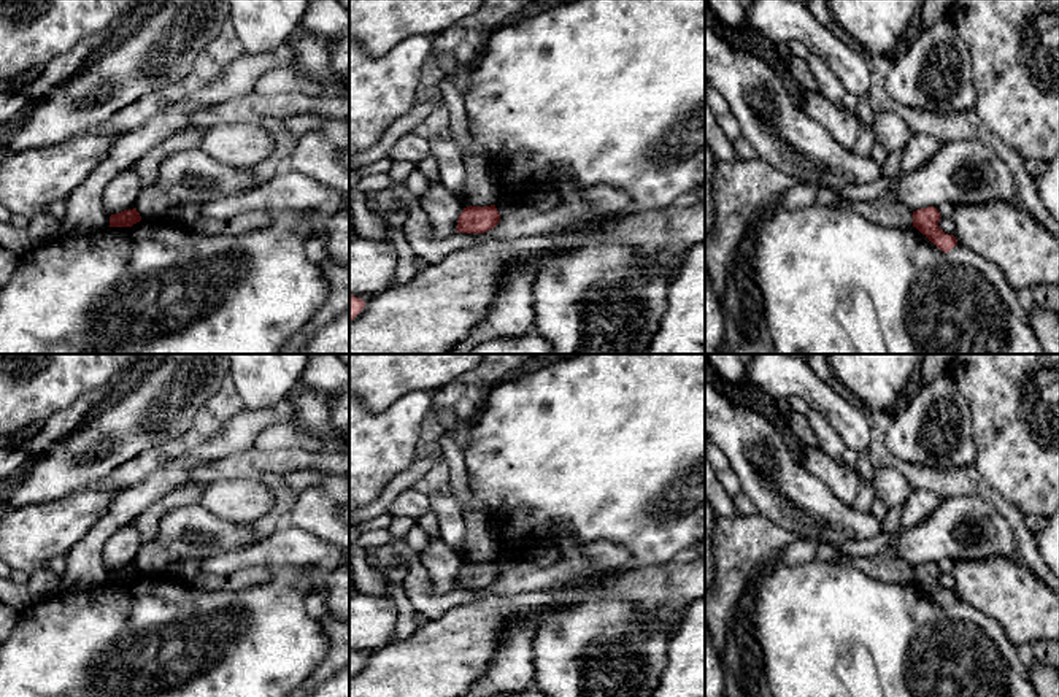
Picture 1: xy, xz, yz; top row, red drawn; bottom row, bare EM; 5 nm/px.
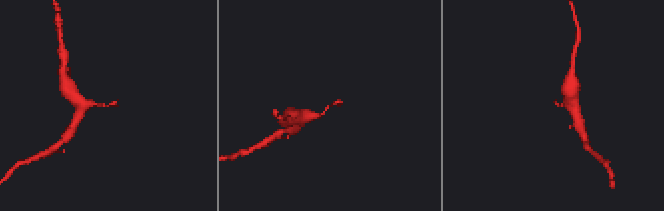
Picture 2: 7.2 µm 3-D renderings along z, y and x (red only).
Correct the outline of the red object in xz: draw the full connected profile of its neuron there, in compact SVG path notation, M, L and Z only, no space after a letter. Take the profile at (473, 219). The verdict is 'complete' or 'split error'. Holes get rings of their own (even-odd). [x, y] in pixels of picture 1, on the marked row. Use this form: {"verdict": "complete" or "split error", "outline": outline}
{"verdict": "complete", "outline": "M495 205L491 206L467 206L459 216L457 232L462 233L484 233L494 229L500 221Z"}

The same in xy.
{"verdict": "complete", "outline": "M124 210L121 213L110 216L110 227L132 227L133 224L140 222L141 216L133 210Z"}

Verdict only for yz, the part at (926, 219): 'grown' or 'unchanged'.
unchanged

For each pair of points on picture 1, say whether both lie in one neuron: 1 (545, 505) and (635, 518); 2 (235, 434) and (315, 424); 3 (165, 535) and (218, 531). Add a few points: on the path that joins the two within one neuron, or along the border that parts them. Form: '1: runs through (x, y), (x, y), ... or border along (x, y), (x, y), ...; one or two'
1: runs through (567, 505), (613, 505); one
2: border along (315, 391), (304, 389), (292, 399), (292, 423); two
3: runs through (178, 532), (205, 532); one

